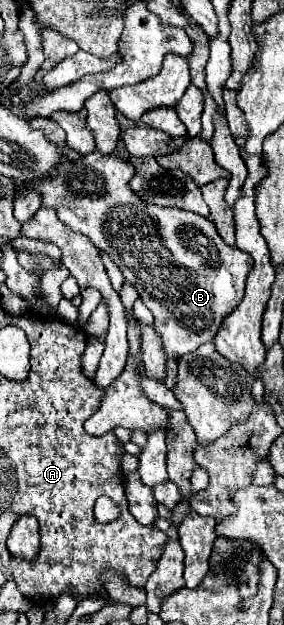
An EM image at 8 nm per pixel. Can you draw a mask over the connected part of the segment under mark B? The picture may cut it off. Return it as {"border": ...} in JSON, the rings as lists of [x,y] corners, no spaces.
{"border":[[[93,151],[77,161],[65,159],[57,169],[57,177],[39,181],[33,185],[33,189],[41,191],[41,205],[55,209],[59,221],[73,231],[87,235],[97,249],[103,249],[111,257],[111,261],[121,269],[123,277],[137,289],[147,309],[155,315],[155,331],[163,337],[167,355],[181,357],[199,345],[213,341],[223,317],[227,317],[241,303],[245,279],[253,267],[253,259],[245,251],[225,245],[211,219],[191,211],[141,201],[141,197],[137,197],[137,193],[133,193],[129,187],[133,173],[135,169],[129,159]]]}

